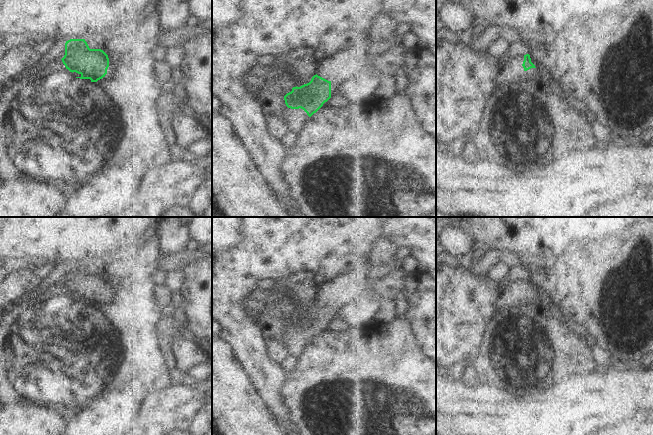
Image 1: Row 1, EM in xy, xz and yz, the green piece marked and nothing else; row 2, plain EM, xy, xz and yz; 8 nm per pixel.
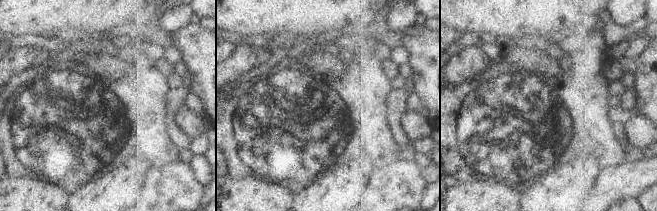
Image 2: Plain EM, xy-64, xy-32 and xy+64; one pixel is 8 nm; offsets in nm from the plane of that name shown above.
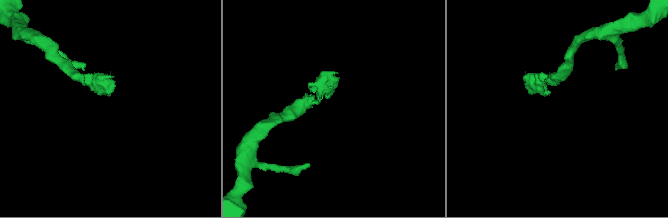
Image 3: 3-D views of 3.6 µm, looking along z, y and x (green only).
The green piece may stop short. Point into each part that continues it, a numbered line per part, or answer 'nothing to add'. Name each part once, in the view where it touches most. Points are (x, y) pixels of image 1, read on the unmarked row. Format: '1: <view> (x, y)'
nothing to add

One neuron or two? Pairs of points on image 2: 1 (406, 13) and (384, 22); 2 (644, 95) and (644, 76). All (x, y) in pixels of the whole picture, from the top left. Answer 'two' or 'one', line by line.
1: one
2: one

